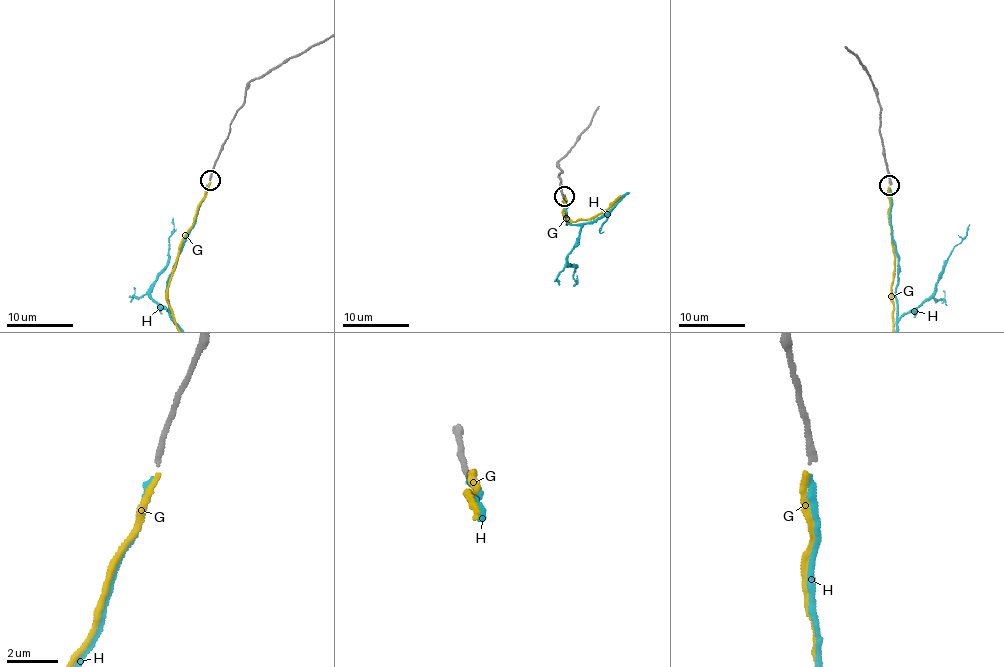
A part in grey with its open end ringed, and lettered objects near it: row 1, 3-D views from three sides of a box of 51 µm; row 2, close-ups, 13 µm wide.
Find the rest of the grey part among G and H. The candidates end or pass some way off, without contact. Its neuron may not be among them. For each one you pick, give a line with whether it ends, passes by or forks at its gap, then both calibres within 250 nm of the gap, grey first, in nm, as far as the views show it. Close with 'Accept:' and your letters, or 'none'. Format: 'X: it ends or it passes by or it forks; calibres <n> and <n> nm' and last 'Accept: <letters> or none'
H: it ends; calibres 240 and 240 nm
Accept: H

